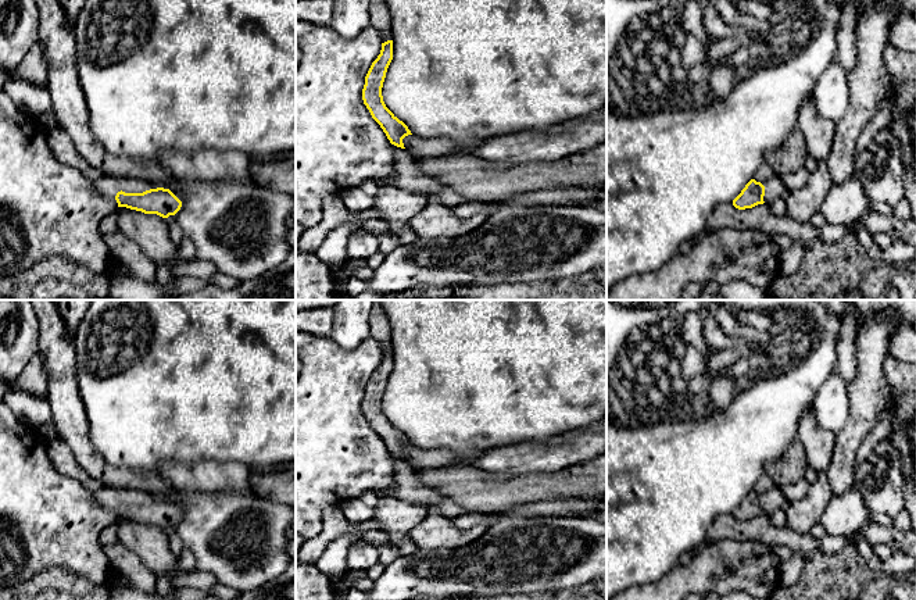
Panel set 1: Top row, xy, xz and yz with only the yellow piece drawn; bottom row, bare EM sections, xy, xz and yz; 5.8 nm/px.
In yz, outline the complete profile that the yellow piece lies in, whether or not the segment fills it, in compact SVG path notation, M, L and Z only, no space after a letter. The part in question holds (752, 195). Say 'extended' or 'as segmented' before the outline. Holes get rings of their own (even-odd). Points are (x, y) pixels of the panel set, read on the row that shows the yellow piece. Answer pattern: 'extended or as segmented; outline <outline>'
extended; outline M777 175L762 183L751 179L733 200L733 206L738 210L752 208L758 204L770 203L786 192L787 188Z

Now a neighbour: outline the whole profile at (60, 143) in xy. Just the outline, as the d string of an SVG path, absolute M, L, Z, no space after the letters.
M60 126L49 132L47 144L60 162L75 167L89 181L94 182L104 175L79 154L68 133Z

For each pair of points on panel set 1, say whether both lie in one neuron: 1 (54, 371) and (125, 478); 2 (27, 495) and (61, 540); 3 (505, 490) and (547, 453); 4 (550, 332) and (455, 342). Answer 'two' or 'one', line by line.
1: one
2: one
3: two
4: one

